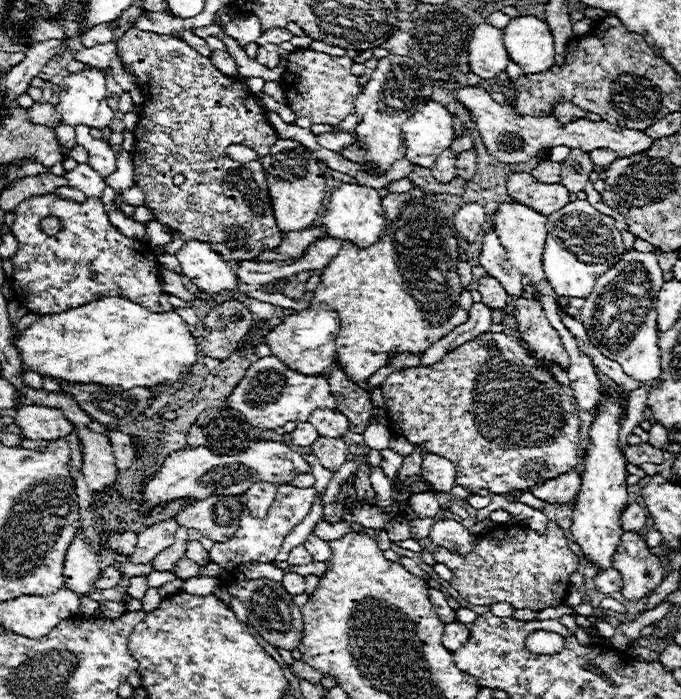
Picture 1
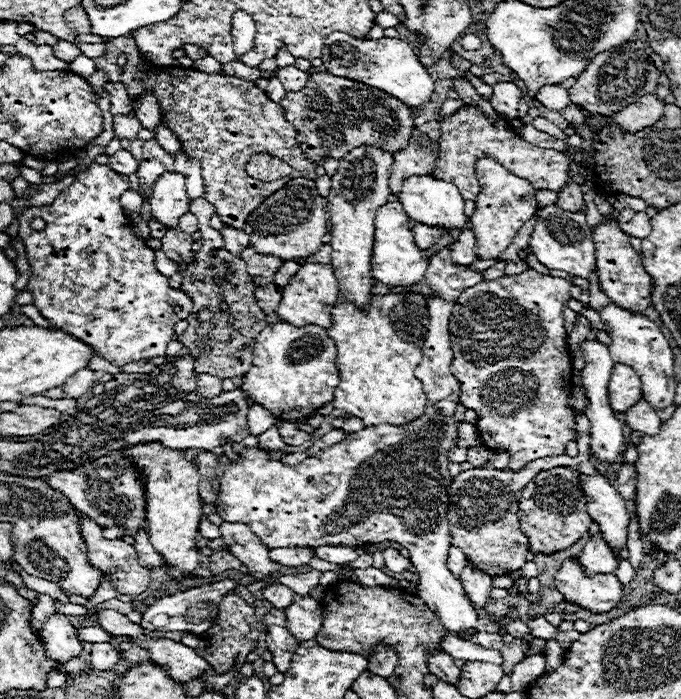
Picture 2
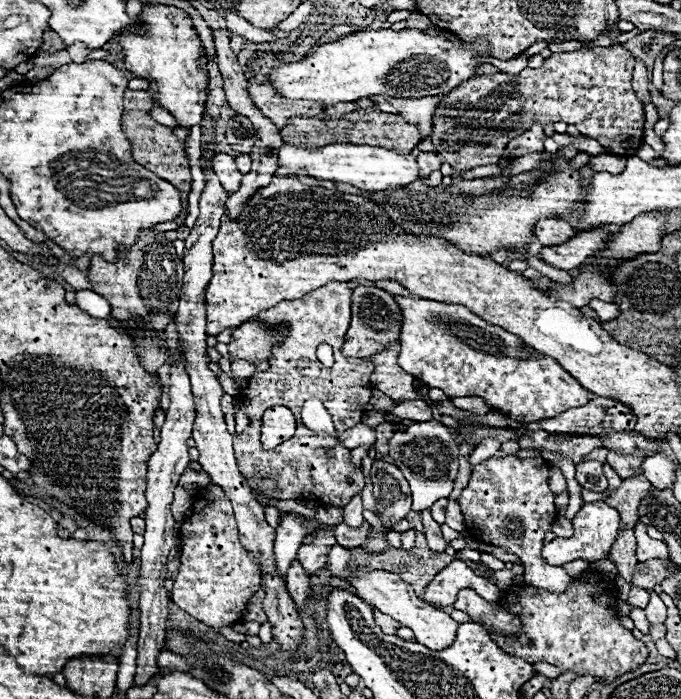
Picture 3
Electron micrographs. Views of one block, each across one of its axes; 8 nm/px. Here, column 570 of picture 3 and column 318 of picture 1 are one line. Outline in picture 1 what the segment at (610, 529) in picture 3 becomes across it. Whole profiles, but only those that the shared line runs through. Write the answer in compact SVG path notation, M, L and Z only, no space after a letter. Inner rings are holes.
M310 532L308 540L306 540L306 548L308 548L308 552L312 554L314 560L318 560L318 562L328 562L328 556L330 556L328 542L322 540L322 538L318 538L318 536L314 536L314 532Z

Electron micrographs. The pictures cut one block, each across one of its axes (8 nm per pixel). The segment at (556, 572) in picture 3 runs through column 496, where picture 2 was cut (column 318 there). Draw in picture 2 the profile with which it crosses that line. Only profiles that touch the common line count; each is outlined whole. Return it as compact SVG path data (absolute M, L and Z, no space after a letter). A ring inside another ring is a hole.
M428 296L428 312L430 312L430 328L428 328L428 334L426 334L426 340L424 340L424 346L422 346L422 362L416 366L416 378L424 384L424 390L426 390L426 396L430 398L428 402L428 408L424 410L424 416L418 416L416 420L408 422L408 424L402 424L402 426L392 426L392 424L382 424L382 426L368 426L360 432L354 432L354 434L348 434L346 440L342 440L340 444L336 446L330 446L330 448L324 448L322 452L318 452L314 458L306 458L304 462L296 464L296 466L286 466L282 464L280 460L270 460L270 454L262 448L246 448L242 450L238 456L240 460L238 462L230 462L224 472L220 474L218 478L218 484L220 484L220 494L218 494L218 504L216 504L216 514L226 520L226 522L242 522L246 526L252 528L252 532L256 532L256 536L260 536L260 542L266 546L266 548L318 548L318 546L362 546L362 544L378 544L378 542L398 542L402 544L406 550L410 550L410 560L412 564L416 566L418 570L418 576L420 576L420 584L418 584L418 590L416 590L416 596L420 596L422 600L426 600L426 604L432 608L432 612L438 616L440 624L448 630L448 632L458 632L458 630L468 630L472 626L476 626L478 622L478 614L472 606L472 602L464 596L464 588L458 580L458 576L454 576L448 566L446 566L446 558L448 558L448 550L450 550L450 522L446 518L448 514L448 488L452 484L452 476L448 472L448 452L456 446L458 442L458 422L454 418L456 414L456 406L460 404L460 384L458 380L452 376L450 372L450 364L452 364L452 342L450 342L450 330L448 330L448 322L450 322L450 314L452 314L452 302L446 302L438 296Z

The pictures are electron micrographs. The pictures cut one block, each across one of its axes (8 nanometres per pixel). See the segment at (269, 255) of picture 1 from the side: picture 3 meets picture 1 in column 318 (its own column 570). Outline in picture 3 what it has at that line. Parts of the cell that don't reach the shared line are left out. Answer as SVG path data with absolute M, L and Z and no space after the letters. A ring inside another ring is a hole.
M540 220L534 228L534 234L542 246L556 246L570 240L576 232L566 220Z

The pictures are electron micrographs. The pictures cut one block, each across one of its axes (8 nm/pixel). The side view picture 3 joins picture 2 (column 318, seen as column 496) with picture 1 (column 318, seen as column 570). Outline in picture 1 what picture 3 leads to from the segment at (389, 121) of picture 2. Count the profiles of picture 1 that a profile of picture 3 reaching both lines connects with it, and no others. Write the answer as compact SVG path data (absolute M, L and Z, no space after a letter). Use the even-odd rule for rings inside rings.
M296 48L288 56L286 72L280 80L280 86L286 92L288 108L296 116L308 116L312 124L340 124L348 114L354 112L354 98L362 88L358 88L358 78L350 72L352 58L348 56L330 56L316 50Z

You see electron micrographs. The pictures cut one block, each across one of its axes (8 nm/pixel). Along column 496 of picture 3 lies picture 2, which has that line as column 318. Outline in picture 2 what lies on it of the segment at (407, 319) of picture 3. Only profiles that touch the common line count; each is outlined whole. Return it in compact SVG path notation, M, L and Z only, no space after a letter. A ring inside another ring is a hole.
M278 322L272 326L266 326L254 344L254 358L252 358L252 368L244 376L244 392L248 392L254 402L258 402L262 408L272 412L278 420L308 420L310 416L316 414L318 408L334 400L334 388L340 382L338 368L334 364L336 360L336 344L332 338L328 338L328 332L320 326L306 326L306 328L294 328L286 322Z

